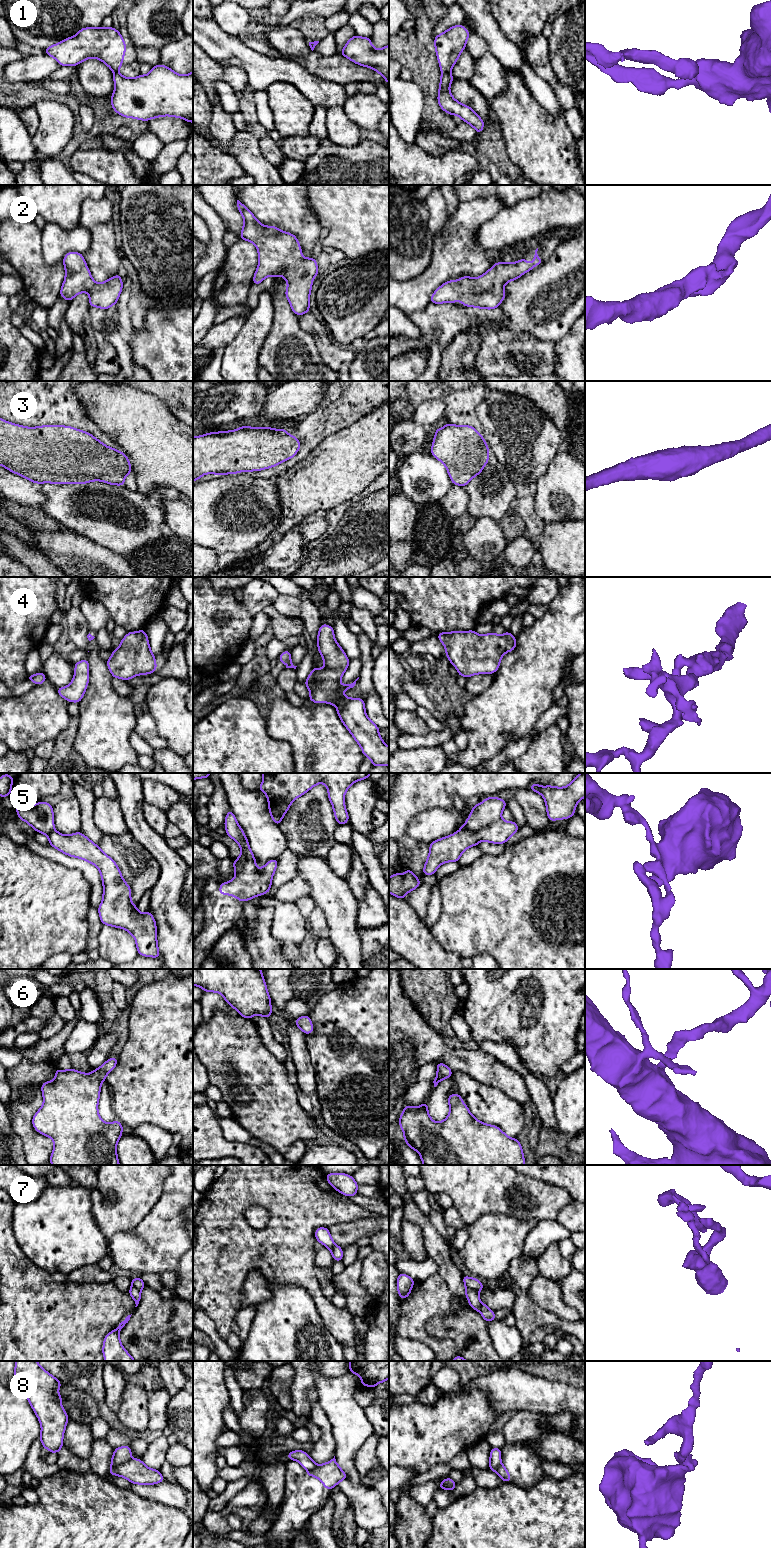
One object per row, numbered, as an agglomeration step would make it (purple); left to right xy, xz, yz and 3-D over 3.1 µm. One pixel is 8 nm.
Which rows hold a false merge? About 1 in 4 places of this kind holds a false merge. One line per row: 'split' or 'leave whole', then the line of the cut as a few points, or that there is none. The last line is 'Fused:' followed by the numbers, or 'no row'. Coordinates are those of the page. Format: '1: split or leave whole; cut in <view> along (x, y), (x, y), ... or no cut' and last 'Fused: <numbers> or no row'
1: split; cut in yz along (448, 71), (442, 73)
2: leave whole; no cut
3: leave whole; no cut
4: leave whole; no cut
5: split; cut in xz along (240, 828), (243, 834), (245, 865), (236, 875)
6: leave whole; no cut
7: split; cut in yz along (466, 1286), (477, 1293)
8: split; cut in xy along (130, 1459), (111, 1467)
Fused: 1, 5, 7, 8

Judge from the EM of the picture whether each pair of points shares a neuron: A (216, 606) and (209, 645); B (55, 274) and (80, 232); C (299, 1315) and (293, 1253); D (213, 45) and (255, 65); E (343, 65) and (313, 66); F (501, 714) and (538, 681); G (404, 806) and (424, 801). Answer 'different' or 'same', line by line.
A: same
B: different
C: different
D: same
E: same
F: same
G: same

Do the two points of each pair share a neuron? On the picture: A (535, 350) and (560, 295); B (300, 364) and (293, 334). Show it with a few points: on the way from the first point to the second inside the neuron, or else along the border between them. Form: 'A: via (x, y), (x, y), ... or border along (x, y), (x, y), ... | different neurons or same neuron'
A: border along (518, 332), (524, 332), (539, 339), (555, 342) | different neurons
B: via (293, 357), (293, 341) | same neuron

